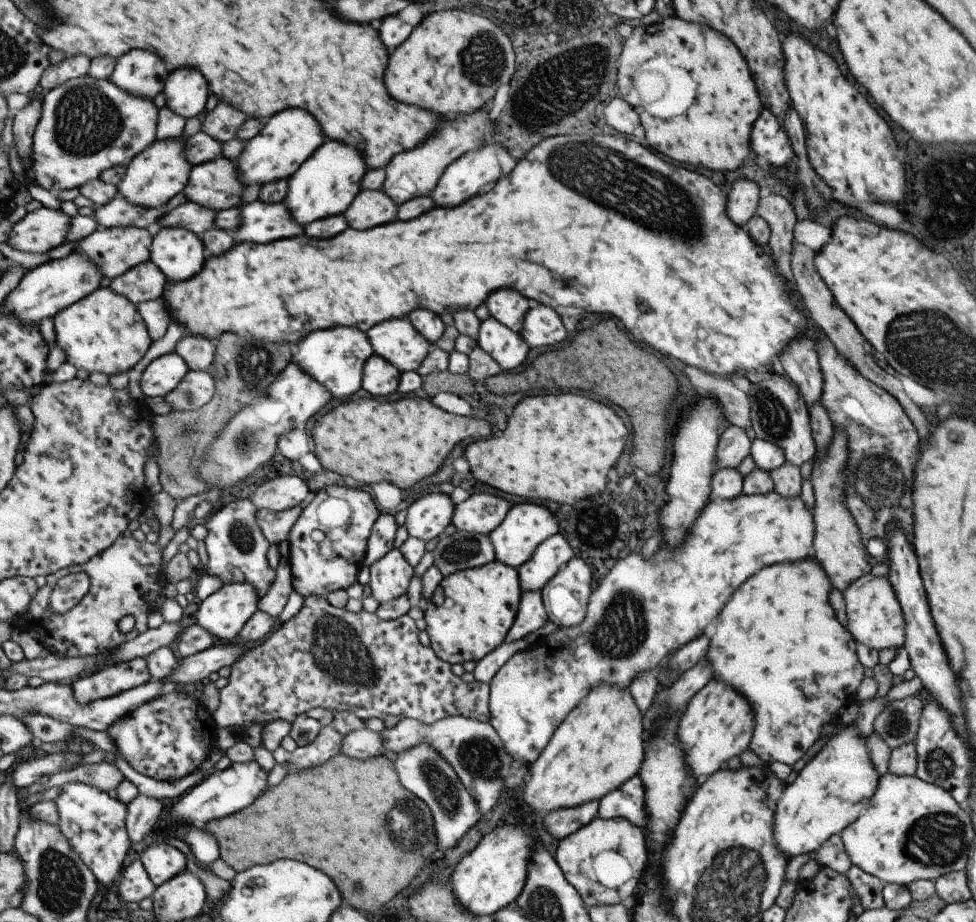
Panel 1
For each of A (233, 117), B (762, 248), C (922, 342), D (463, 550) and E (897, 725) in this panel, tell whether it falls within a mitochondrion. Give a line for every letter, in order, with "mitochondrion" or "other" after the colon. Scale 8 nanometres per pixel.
A: mitochondrion
B: other
C: mitochondrion
D: mitochondrion
E: mitochondrion

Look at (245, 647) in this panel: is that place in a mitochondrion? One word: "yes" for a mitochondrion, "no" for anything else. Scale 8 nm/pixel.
no

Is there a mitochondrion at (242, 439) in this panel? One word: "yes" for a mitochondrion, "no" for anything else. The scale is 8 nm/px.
yes

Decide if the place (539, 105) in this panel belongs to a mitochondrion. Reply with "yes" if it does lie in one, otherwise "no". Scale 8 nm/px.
yes

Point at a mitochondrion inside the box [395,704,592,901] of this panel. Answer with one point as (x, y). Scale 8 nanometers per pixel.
(448, 806)

